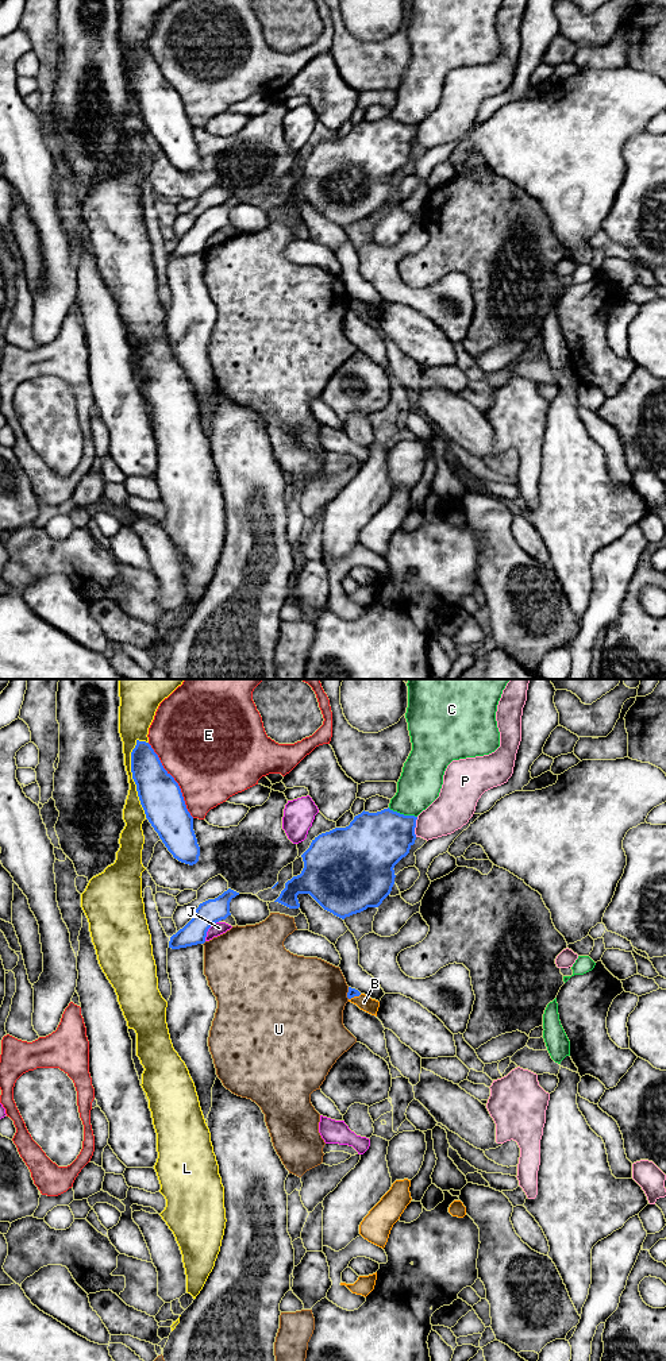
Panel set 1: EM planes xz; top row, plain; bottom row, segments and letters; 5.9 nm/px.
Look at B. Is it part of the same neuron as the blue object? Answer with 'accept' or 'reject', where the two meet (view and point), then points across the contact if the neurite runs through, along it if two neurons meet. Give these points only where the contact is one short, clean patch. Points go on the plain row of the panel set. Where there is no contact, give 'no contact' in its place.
reject; contact xz (354, 304)

